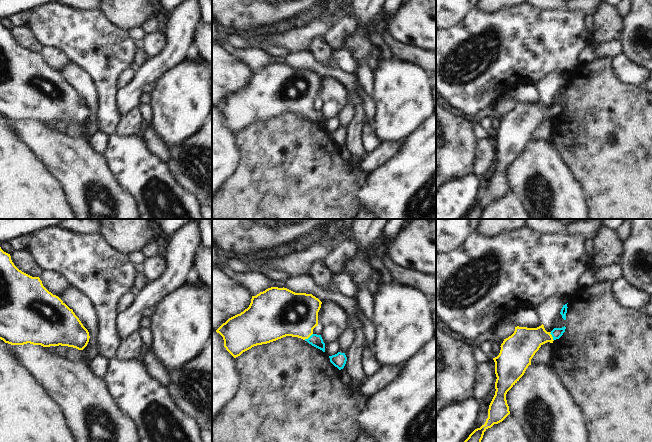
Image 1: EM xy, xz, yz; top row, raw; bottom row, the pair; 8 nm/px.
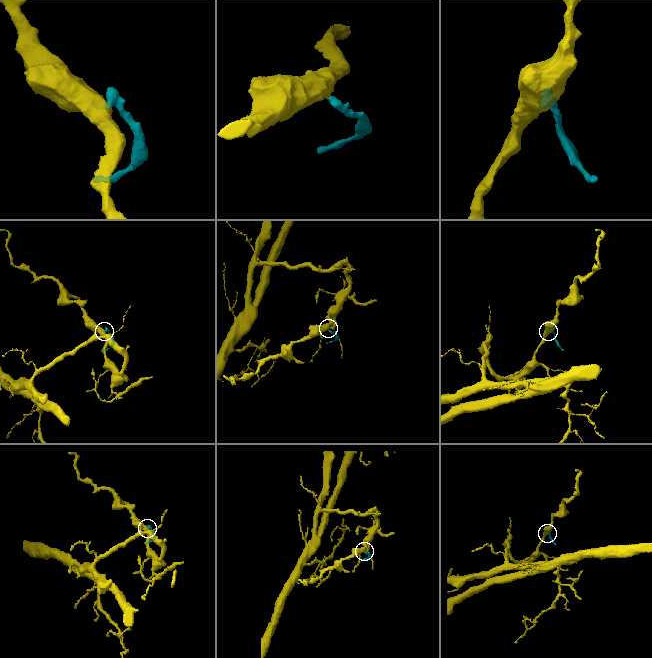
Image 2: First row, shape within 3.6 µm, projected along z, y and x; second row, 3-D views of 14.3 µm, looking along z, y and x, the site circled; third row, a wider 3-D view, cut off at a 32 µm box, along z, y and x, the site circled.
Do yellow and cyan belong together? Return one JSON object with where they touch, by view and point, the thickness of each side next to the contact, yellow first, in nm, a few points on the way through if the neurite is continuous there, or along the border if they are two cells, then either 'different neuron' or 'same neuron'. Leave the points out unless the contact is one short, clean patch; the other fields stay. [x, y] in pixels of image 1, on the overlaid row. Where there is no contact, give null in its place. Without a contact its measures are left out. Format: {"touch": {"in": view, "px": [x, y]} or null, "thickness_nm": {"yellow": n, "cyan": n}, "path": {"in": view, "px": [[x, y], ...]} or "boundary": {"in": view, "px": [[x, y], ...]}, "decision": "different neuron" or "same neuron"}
{"touch": {"in": "xz", "px": [308, 337]}, "thickness_nm": {"yellow": 360, "cyan": 100}, "path": {"in": "xz", "px": [[288, 313], [303, 328], [308, 337], [315, 340]]}, "decision": "same neuron"}

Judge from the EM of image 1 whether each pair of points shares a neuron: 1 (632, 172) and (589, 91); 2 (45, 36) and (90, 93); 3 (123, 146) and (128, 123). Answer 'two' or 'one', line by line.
1: one
2: two
3: two

